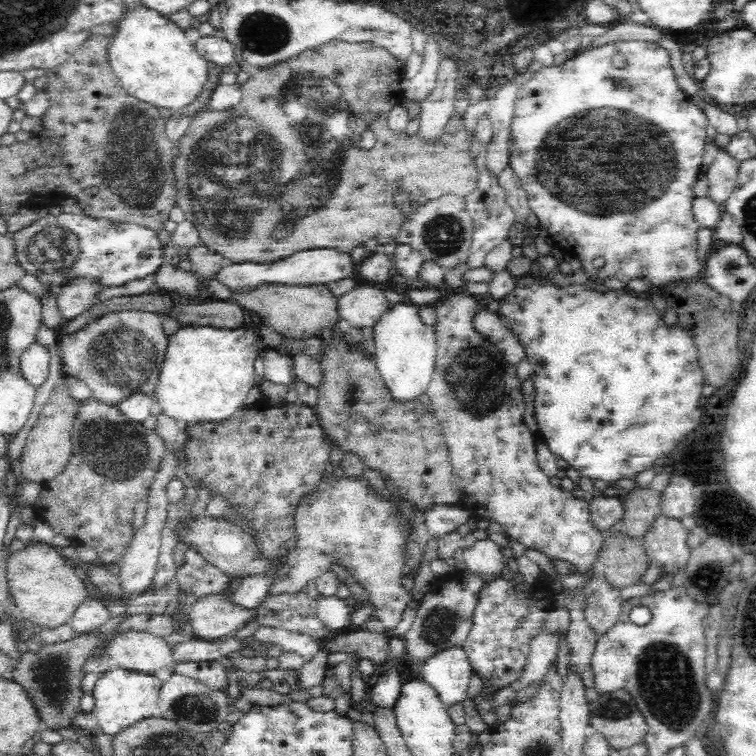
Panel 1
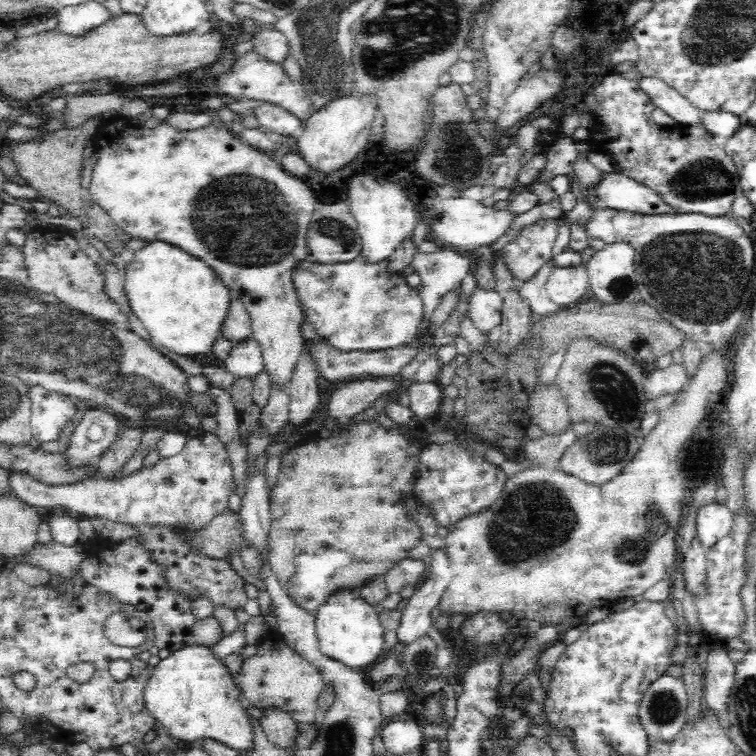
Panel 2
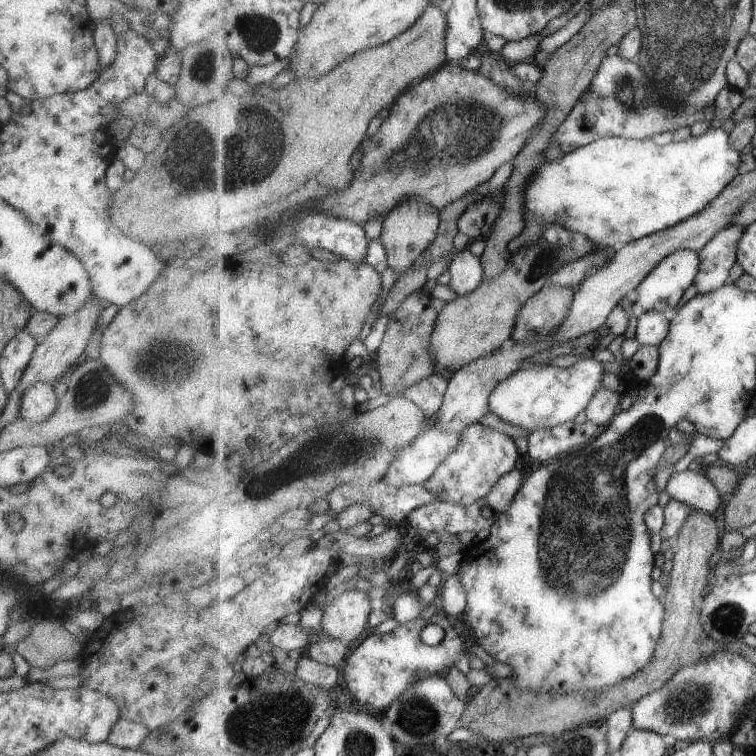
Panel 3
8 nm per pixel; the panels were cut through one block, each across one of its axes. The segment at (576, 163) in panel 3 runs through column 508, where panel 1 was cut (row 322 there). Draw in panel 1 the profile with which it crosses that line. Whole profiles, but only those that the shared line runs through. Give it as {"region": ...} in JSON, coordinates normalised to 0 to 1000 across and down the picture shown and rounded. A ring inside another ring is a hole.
{"region":[[[323,410],[325,429],[320,434],[290,435],[278,430],[251,430],[241,433],[235,439],[222,447],[220,474],[212,487],[209,512],[204,529],[214,541],[213,548],[230,557],[254,563],[267,558],[292,558],[300,556],[307,548],[313,546],[321,538],[323,529],[331,516],[339,512],[337,476],[347,466],[340,455],[343,446],[332,434],[335,418],[328,410]]]}

